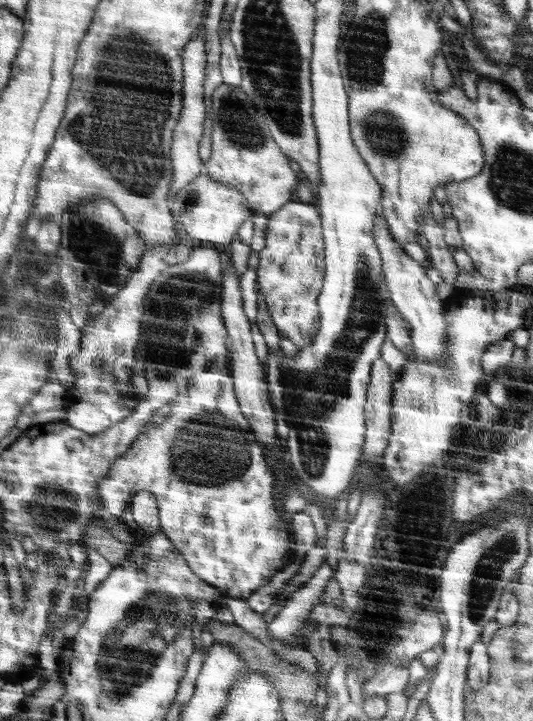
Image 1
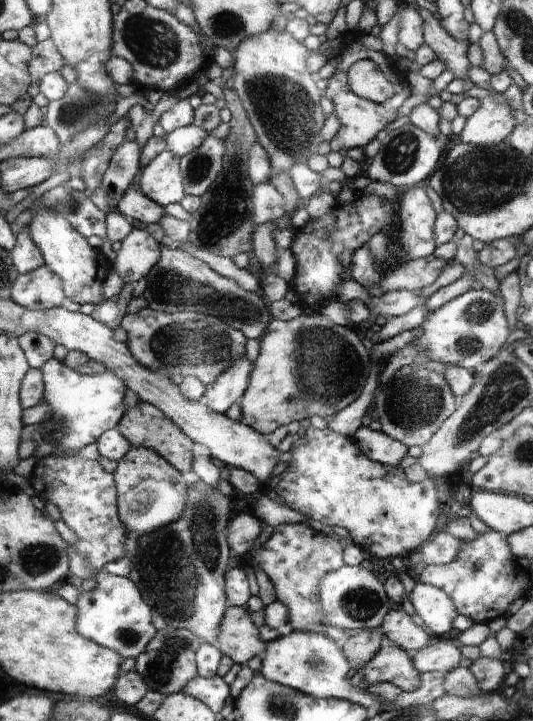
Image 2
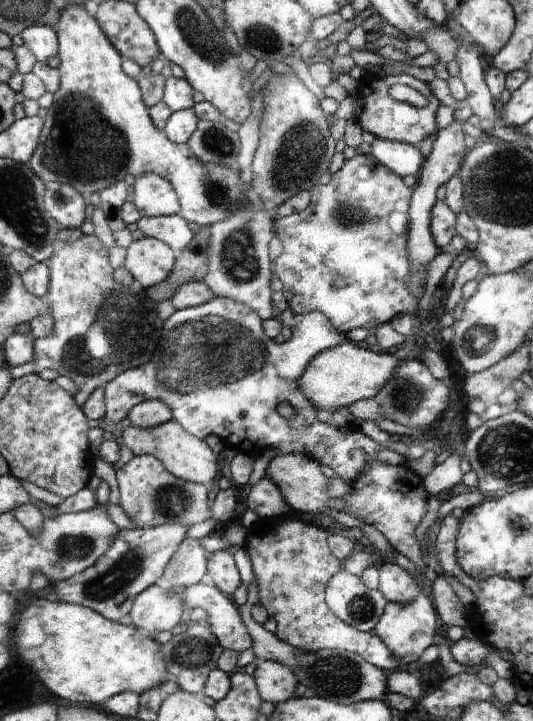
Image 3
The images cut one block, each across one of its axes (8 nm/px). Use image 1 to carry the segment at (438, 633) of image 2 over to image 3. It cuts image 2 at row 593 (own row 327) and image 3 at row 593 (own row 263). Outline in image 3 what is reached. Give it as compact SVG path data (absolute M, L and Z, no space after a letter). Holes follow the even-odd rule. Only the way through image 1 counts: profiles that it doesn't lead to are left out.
M380 563L378 589L390 603L408 604L419 596L416 578L397 563Z

